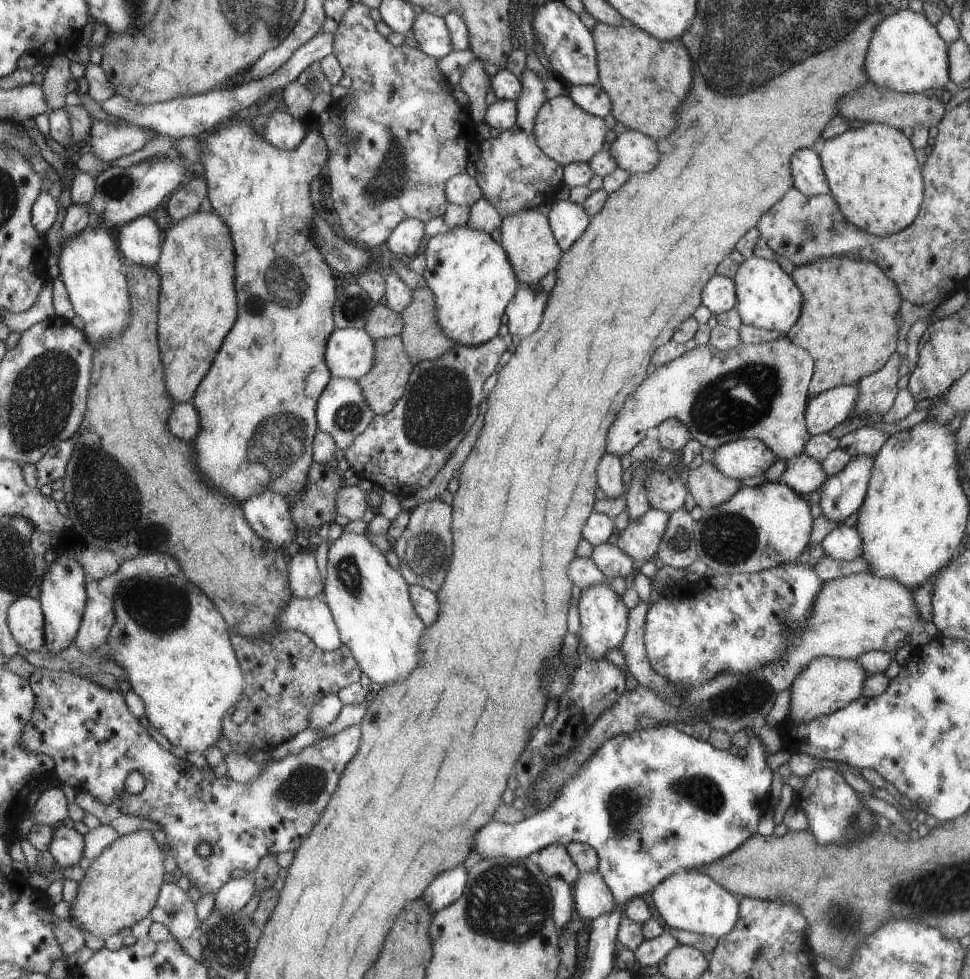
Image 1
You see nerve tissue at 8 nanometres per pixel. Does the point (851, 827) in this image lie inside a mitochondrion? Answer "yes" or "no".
yes

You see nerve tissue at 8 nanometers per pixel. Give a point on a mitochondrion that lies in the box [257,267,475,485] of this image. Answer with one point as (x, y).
(438, 404)

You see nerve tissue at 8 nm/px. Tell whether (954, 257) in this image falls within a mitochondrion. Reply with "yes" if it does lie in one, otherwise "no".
no

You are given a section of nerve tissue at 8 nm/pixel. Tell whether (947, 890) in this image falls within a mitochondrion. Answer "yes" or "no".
yes

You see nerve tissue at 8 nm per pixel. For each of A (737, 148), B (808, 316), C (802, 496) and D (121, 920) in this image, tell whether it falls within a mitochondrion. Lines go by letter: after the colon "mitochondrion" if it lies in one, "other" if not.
A: other
B: other
C: other
D: other

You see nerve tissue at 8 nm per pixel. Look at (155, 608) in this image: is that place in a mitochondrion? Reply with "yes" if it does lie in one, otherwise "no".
yes

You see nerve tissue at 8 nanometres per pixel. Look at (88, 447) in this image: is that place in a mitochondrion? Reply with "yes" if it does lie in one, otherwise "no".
yes

